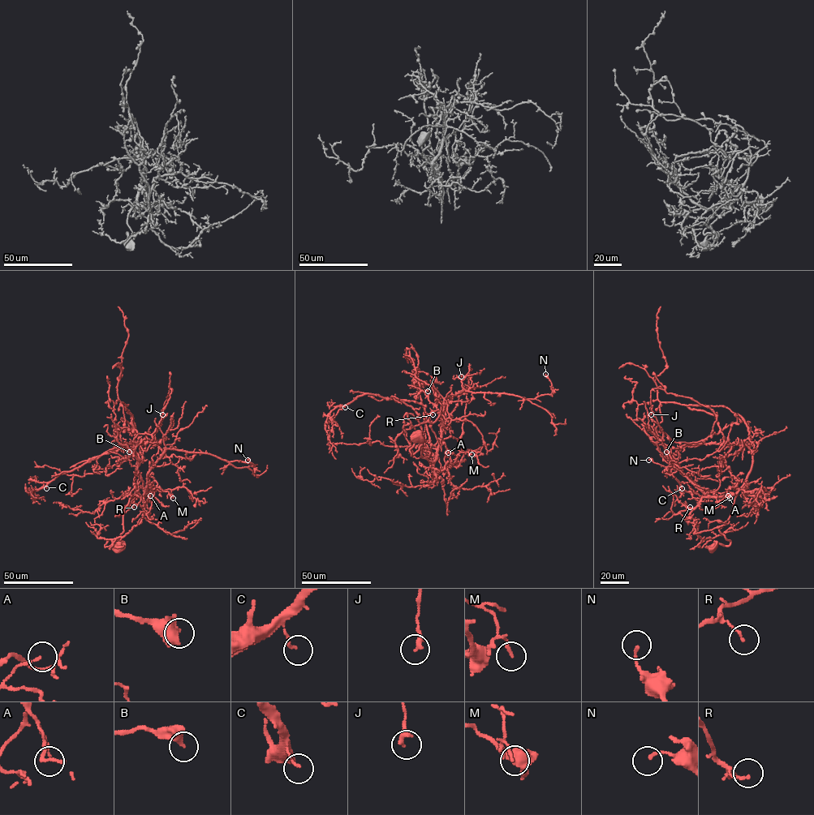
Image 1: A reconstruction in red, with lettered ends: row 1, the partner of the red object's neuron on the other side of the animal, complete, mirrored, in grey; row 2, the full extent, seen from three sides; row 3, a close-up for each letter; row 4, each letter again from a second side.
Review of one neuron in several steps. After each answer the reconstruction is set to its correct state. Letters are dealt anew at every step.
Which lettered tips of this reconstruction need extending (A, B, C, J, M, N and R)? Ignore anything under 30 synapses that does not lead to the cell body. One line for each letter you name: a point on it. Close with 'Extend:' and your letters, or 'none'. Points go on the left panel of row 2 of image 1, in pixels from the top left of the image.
Extend: none

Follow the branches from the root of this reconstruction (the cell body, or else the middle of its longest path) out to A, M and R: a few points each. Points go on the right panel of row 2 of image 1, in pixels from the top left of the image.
A: (714, 546), (730, 542), (719, 529), (728, 518), (737, 493), (715, 497), (718, 502), (728, 495)
M: (714, 546), (730, 543), (719, 529), (737, 492), (747, 486), (739, 489), (738, 480), (727, 490), (730, 498)
R: (714, 546), (730, 543), (719, 529), (728, 518), (737, 493), (703, 497), (694, 508), (685, 504), (690, 507)

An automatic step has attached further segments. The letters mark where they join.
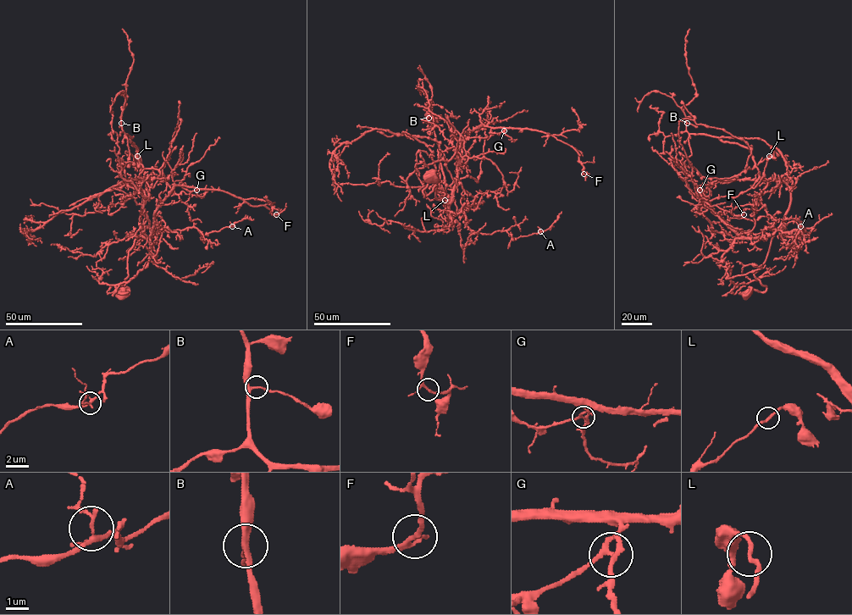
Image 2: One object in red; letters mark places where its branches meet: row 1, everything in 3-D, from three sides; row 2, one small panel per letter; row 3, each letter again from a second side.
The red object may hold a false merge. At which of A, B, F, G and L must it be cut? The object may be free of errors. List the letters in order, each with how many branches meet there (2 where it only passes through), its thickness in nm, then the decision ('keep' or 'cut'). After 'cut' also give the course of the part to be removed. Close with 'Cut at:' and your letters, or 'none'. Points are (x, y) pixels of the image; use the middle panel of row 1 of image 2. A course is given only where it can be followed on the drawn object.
A: 4 branches meet; 170 nm thick; keep
B: 3 branches meet; 200 nm thick; keep
F: 3 branches meet; 170 nm thick; keep
G: 3 branches meet; 180 nm thick; keep
L: 2 branches meet; 190 nm thick; keep
Cut at: none

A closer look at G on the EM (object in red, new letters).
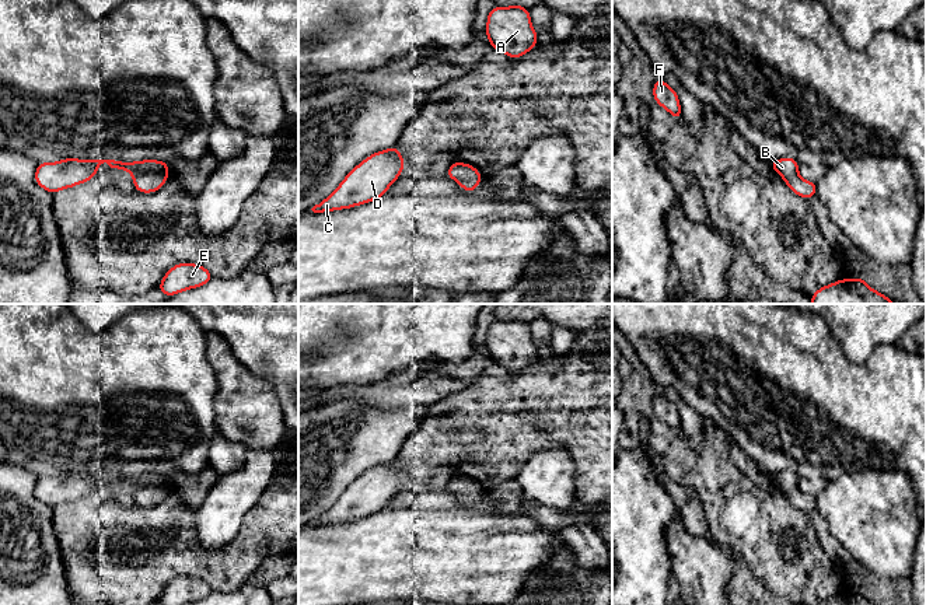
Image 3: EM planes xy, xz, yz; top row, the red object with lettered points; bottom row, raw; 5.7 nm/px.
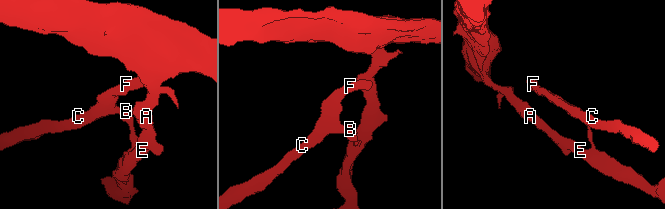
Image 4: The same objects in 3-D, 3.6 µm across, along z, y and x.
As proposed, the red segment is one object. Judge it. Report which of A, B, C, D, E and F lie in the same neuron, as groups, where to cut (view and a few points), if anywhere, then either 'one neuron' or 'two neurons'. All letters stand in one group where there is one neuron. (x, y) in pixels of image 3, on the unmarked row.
A B C D E F; no cut; one neuron

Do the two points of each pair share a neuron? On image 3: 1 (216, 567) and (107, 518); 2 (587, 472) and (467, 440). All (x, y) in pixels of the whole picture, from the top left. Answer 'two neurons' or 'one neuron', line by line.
1: one neuron
2: one neuron

